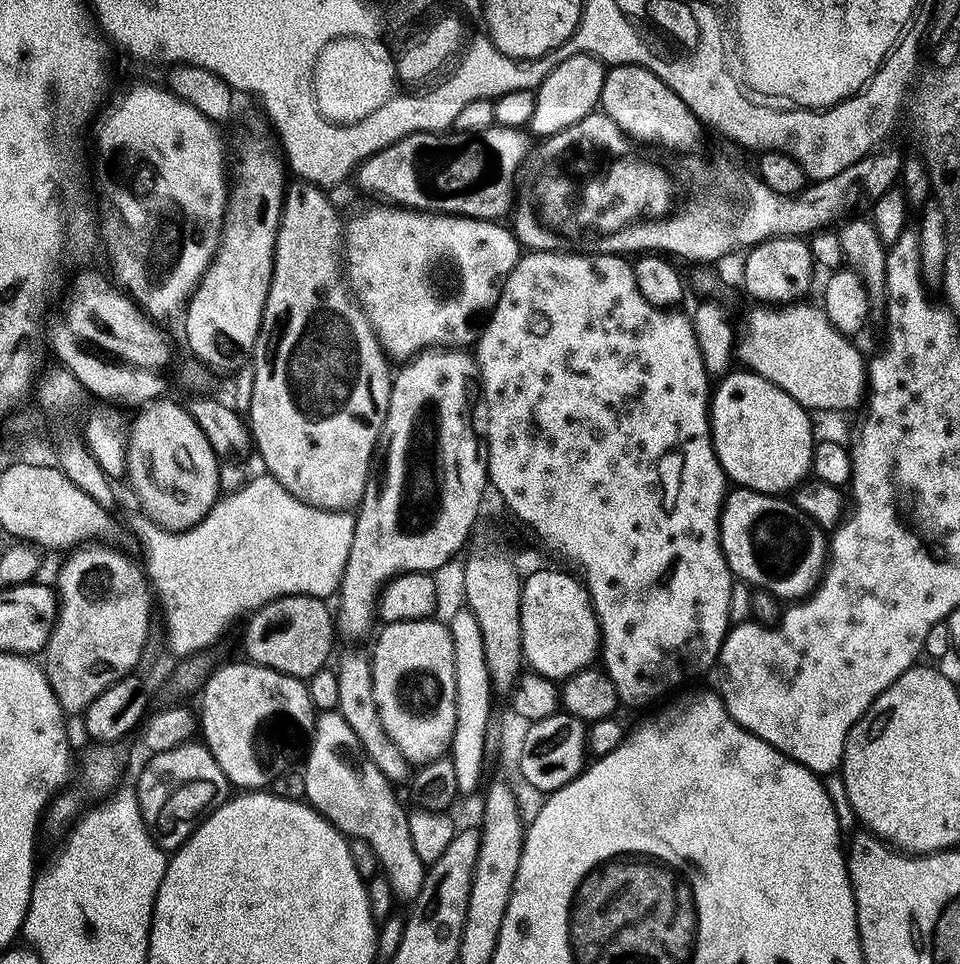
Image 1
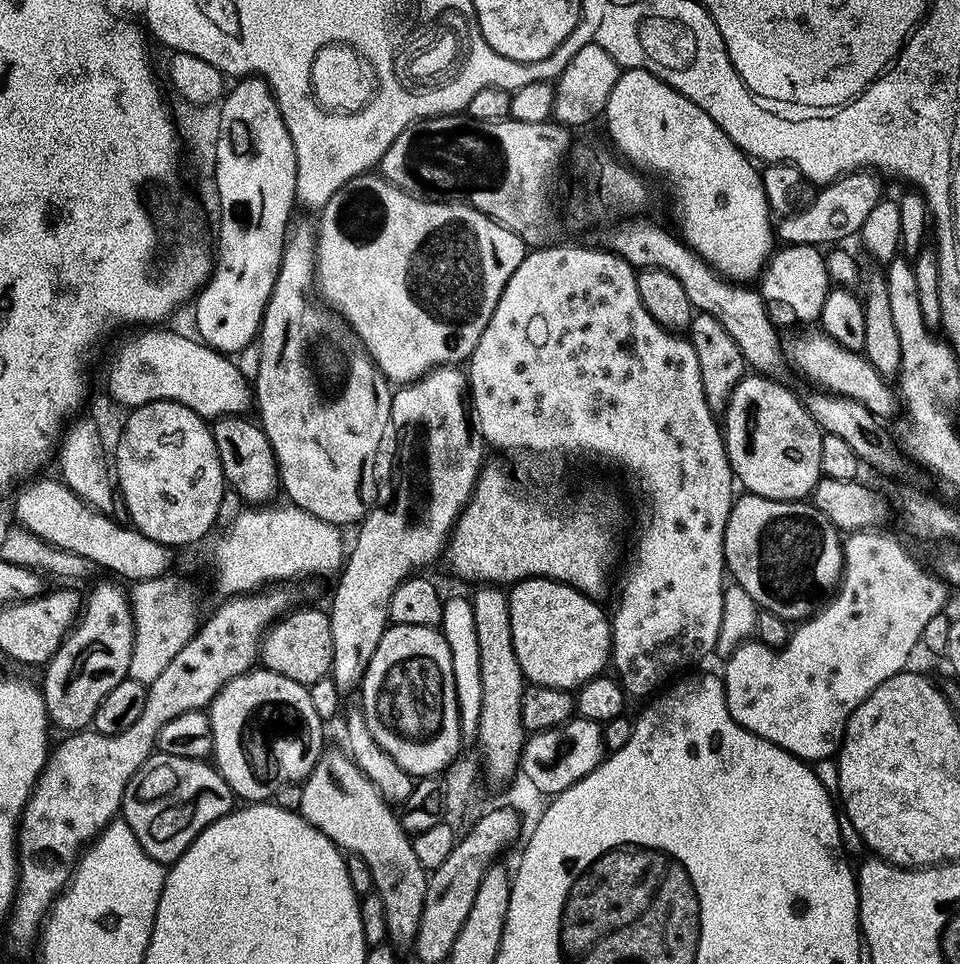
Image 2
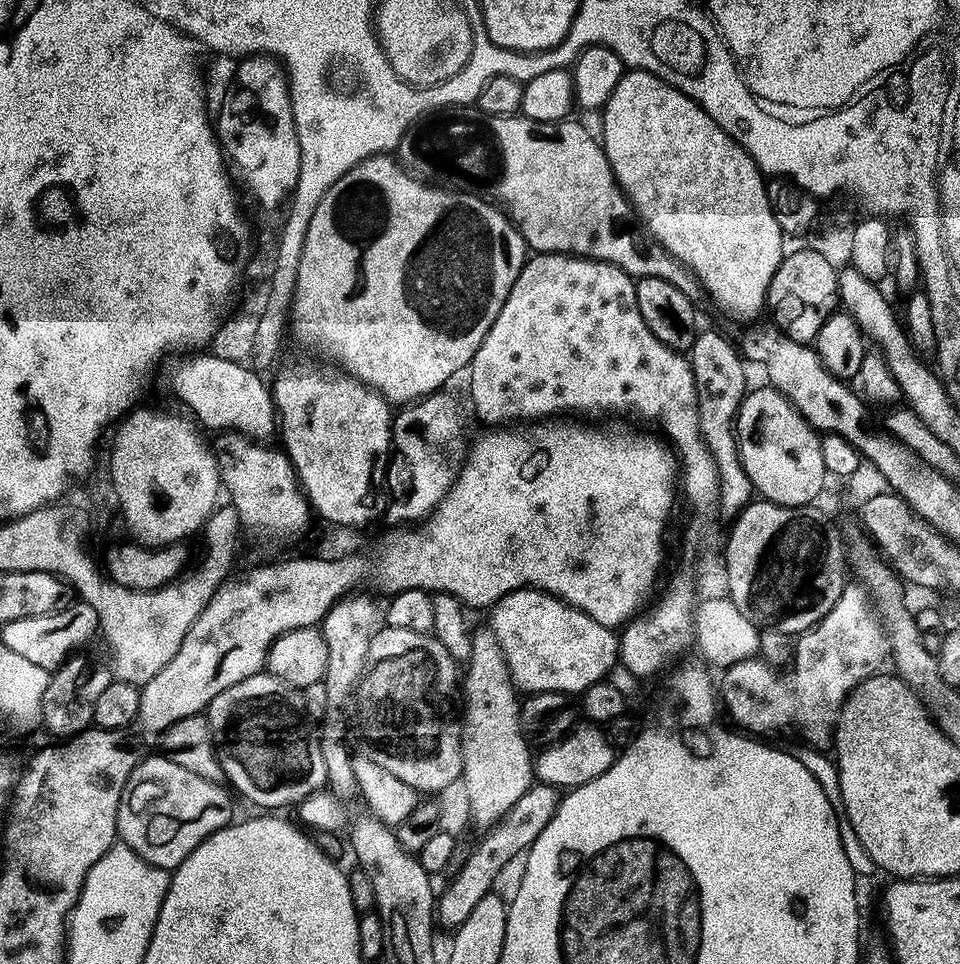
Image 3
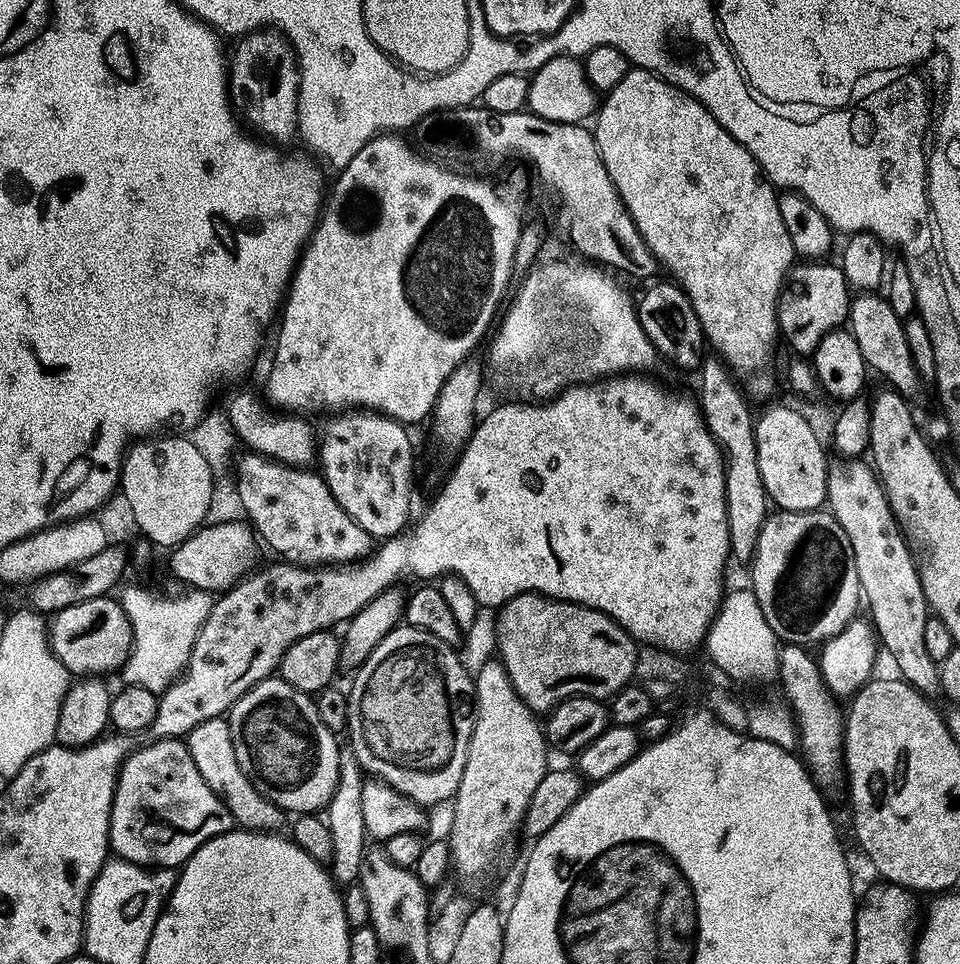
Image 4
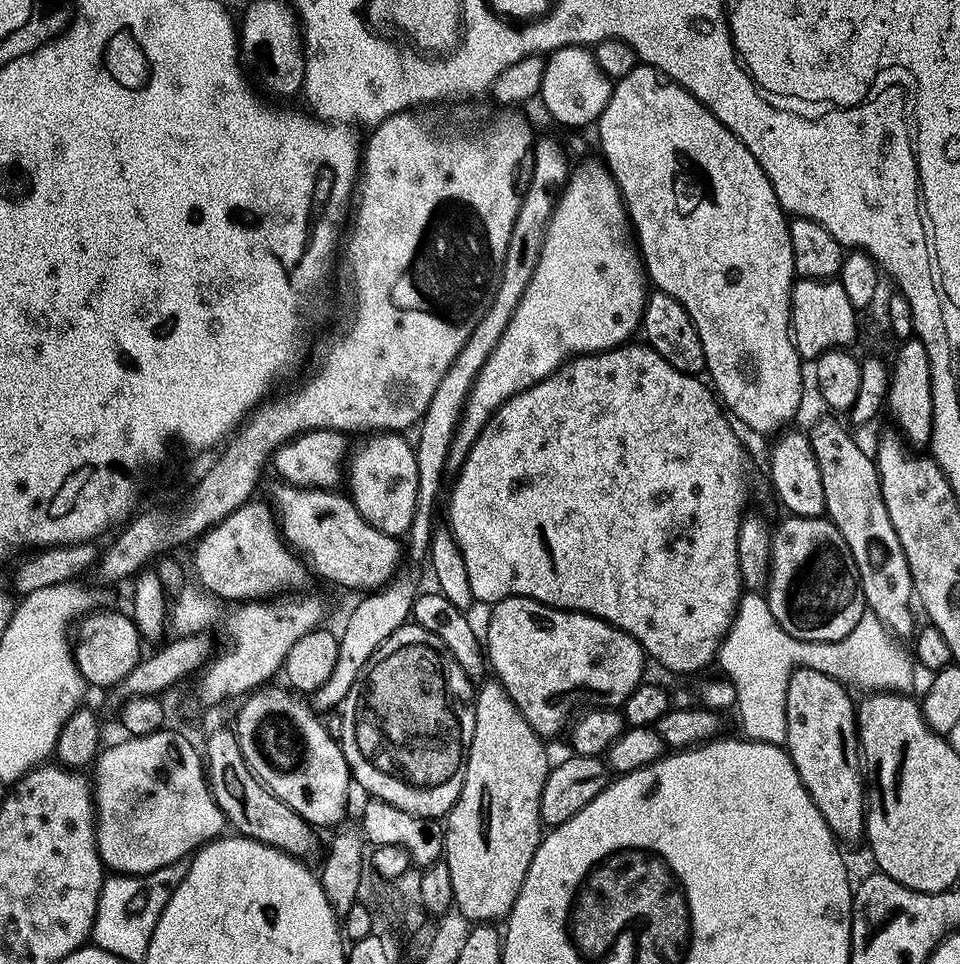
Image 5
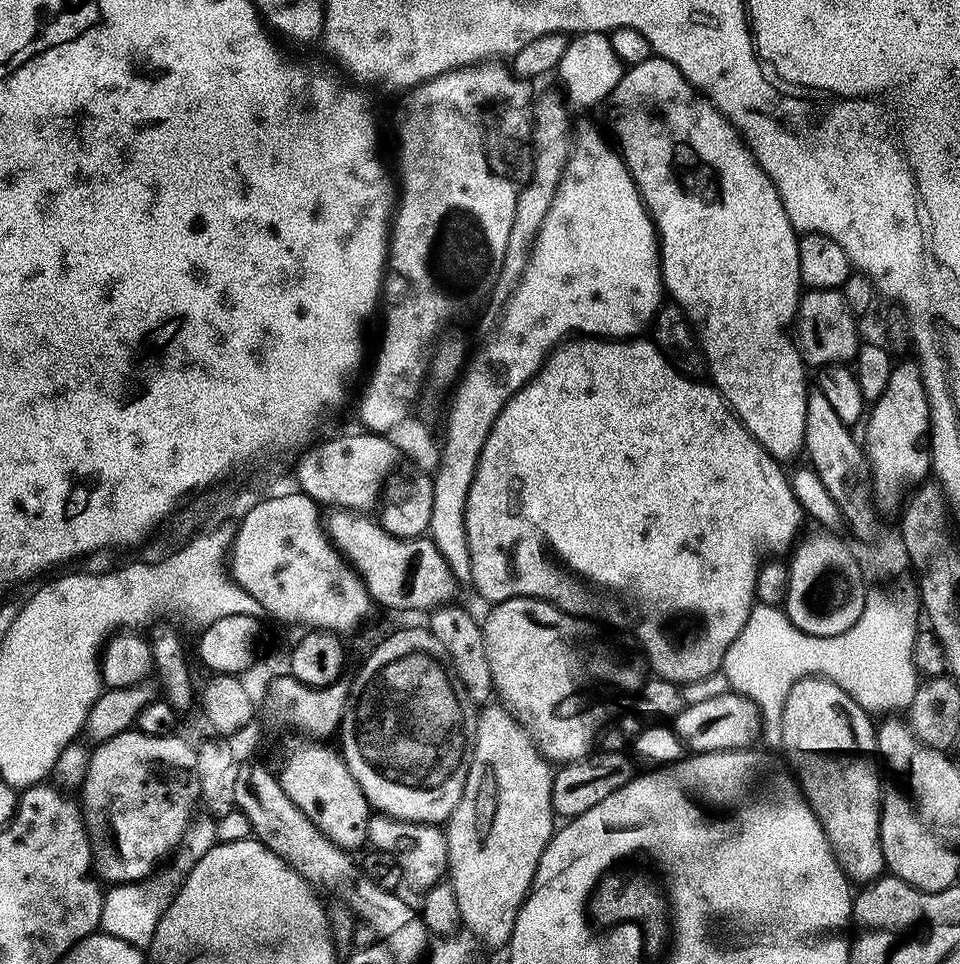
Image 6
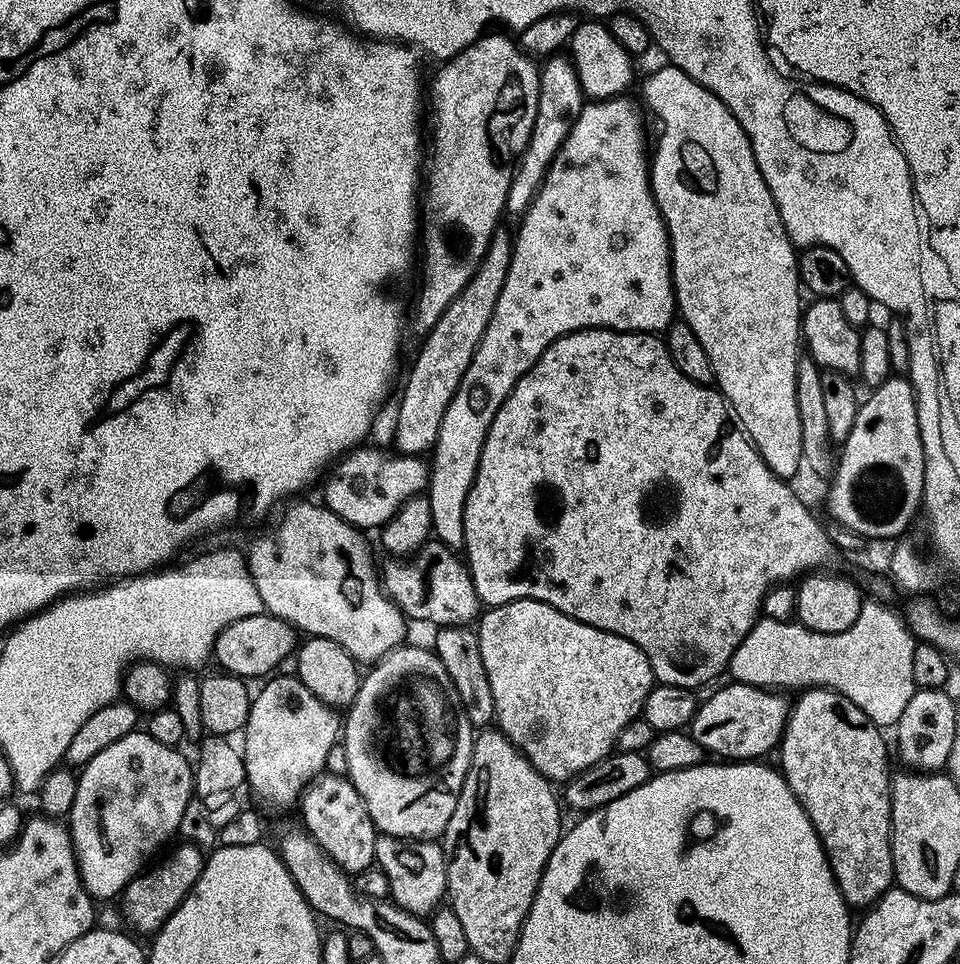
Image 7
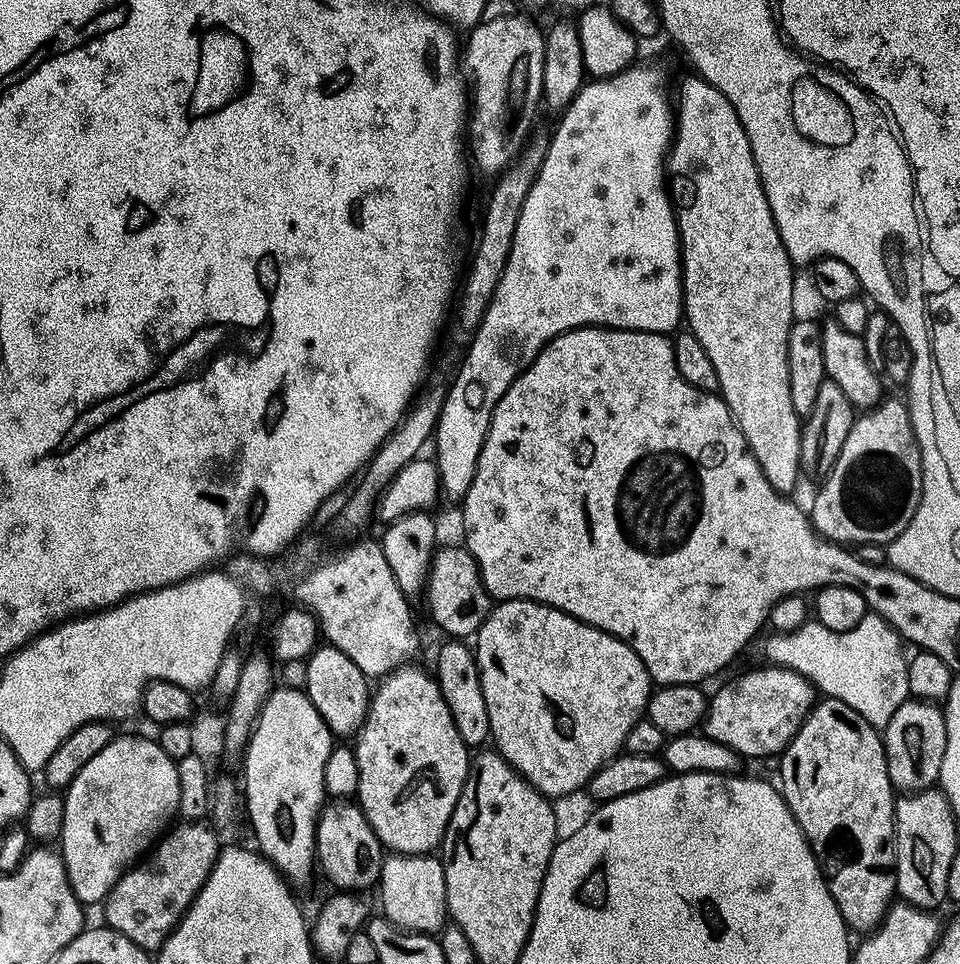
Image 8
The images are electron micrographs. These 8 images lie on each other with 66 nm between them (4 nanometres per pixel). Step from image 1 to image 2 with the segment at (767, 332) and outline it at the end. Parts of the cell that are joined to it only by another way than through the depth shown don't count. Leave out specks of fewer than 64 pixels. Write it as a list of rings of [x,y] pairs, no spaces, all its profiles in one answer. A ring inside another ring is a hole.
[[[804,330],[801,336],[787,341],[786,356],[792,364],[817,389],[823,390],[833,396],[845,396],[856,400],[866,406],[877,418],[892,416],[901,411],[902,405],[897,393],[888,389],[889,381],[870,366],[866,357],[858,352],[851,352],[838,346],[836,340],[831,340],[822,330]],[[816,331],[816,332],[812,332]]]

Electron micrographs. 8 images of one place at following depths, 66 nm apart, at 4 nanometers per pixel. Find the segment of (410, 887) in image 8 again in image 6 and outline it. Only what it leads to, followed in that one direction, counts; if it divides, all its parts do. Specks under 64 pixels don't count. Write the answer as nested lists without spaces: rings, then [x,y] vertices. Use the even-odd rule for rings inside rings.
[[[372,814],[368,817],[368,844],[377,853],[387,854],[400,868],[402,880],[412,888],[427,890],[445,879],[448,871],[448,834],[434,824],[407,824],[392,816]]]

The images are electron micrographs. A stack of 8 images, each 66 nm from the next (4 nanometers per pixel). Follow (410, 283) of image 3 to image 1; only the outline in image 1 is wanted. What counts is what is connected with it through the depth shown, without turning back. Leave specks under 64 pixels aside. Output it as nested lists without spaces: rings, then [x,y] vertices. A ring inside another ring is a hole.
[[[372,202],[369,208],[362,209],[357,216],[352,216],[349,220],[347,217],[343,221],[342,271],[346,277],[346,283],[352,295],[355,296],[357,304],[368,315],[368,320],[372,323],[372,329],[376,331],[376,337],[380,339],[380,347],[393,361],[407,361],[411,357],[420,355],[425,350],[439,347],[463,349],[473,343],[472,319],[479,312],[485,311],[484,313],[487,313],[495,308],[504,279],[512,273],[513,266],[522,255],[522,245],[512,235],[511,227],[504,225],[503,228],[502,225],[503,223],[495,220],[475,220],[469,216],[444,216],[441,212],[417,212],[411,208],[398,208],[395,204],[385,204],[383,202]]]

